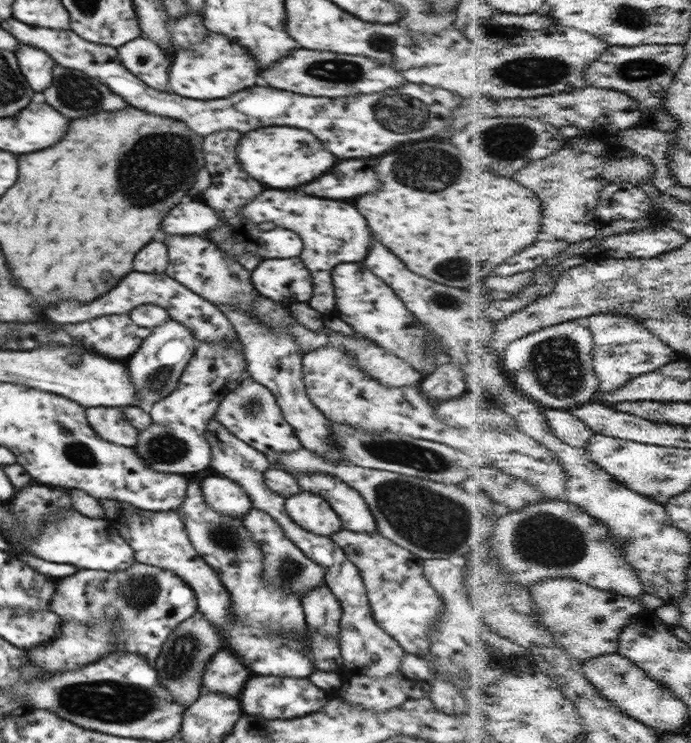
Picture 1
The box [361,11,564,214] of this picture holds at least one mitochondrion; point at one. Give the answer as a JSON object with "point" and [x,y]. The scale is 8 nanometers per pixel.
{"point":[430,166]}

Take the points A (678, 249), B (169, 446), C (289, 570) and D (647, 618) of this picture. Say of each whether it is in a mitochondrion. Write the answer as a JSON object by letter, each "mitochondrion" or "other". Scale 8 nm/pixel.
{"A":"other","B":"mitochondrion","C":"mitochondrion","D":"other"}

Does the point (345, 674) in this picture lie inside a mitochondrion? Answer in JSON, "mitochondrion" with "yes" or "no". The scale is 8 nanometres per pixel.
{"mitochondrion":"no"}

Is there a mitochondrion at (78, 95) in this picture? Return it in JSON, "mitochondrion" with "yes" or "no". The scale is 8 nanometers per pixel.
{"mitochondrion":"yes"}

